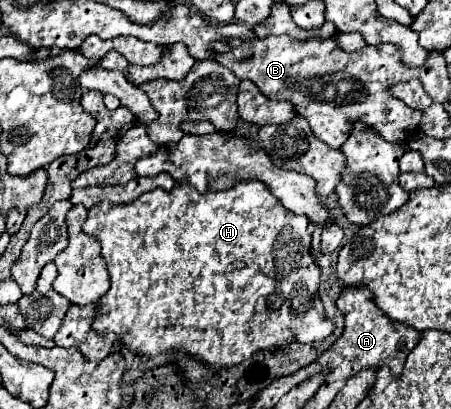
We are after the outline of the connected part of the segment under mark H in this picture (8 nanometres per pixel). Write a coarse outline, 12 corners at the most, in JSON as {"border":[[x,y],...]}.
{"border":[[260,181],[90,209],[92,331],[212,369],[324,341]]}

